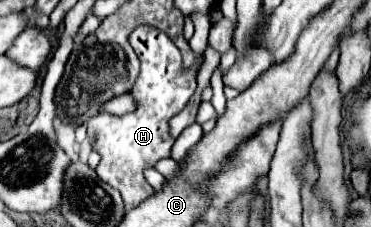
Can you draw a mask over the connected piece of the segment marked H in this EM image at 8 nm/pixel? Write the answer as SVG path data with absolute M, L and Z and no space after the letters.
M139 27L129 35L129 43L141 59L141 73L135 87L131 89L131 95L139 97L139 107L133 113L121 117L115 117L111 113L93 117L87 123L87 135L91 141L91 149L101 155L101 163L95 169L97 175L121 193L127 209L133 209L155 193L153 187L145 181L143 169L153 167L159 159L171 157L175 137L169 133L169 121L183 111L183 107L195 93L197 73L205 57L201 57L193 67L183 71L179 67L179 61L175 63L175 59L179 57L173 57L169 53L157 53L157 43L147 43L147 37L139 35Z

